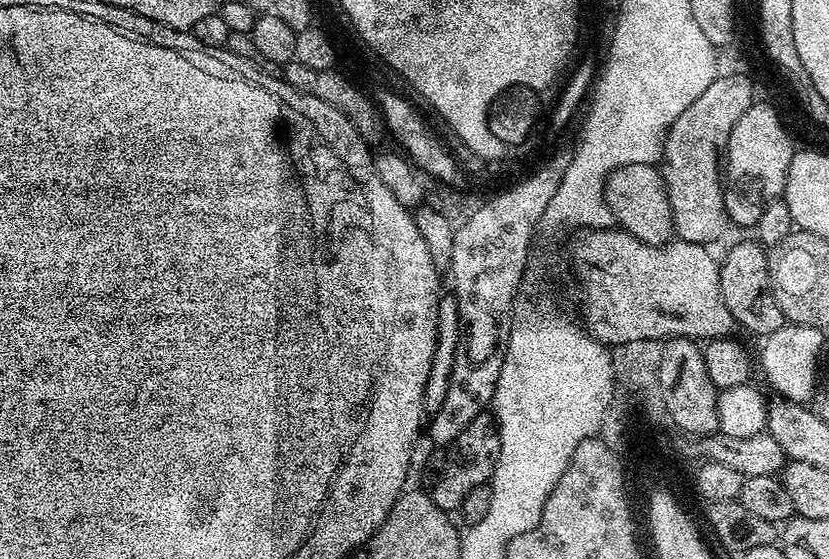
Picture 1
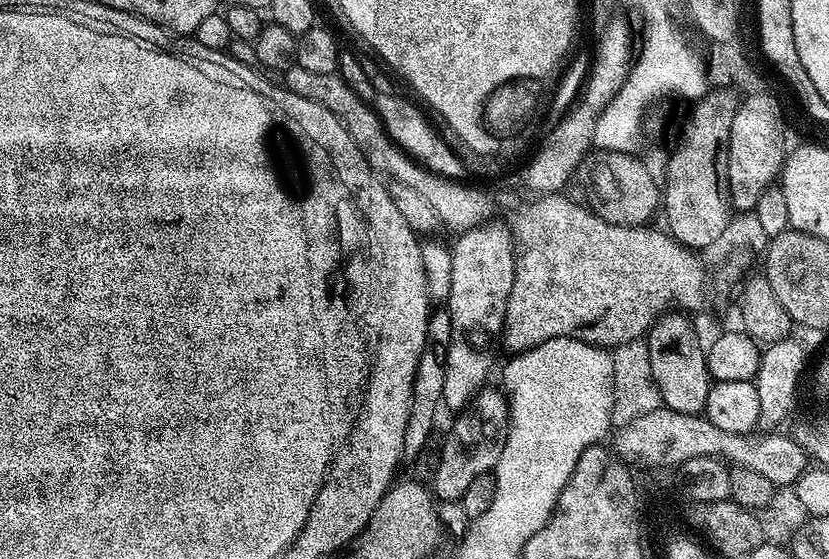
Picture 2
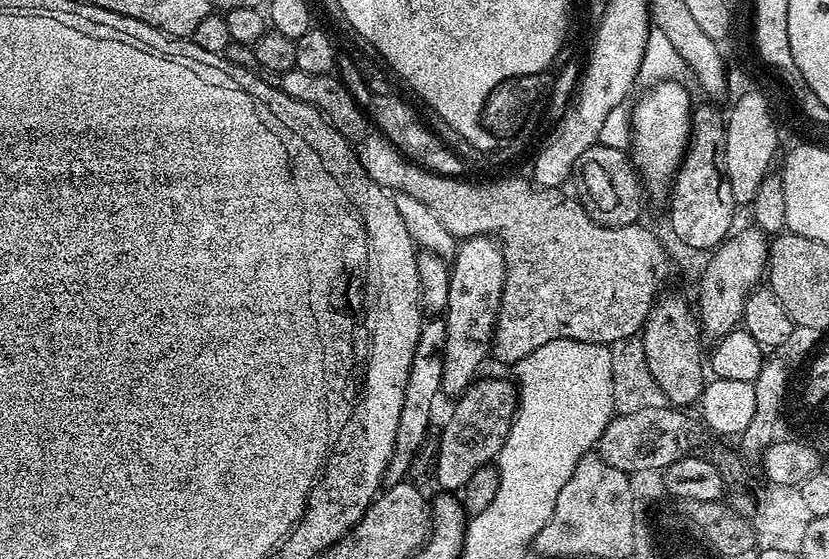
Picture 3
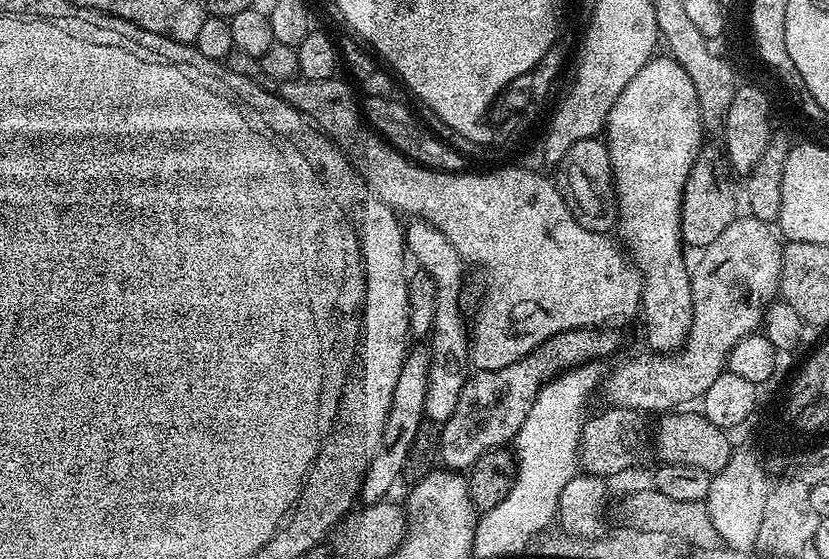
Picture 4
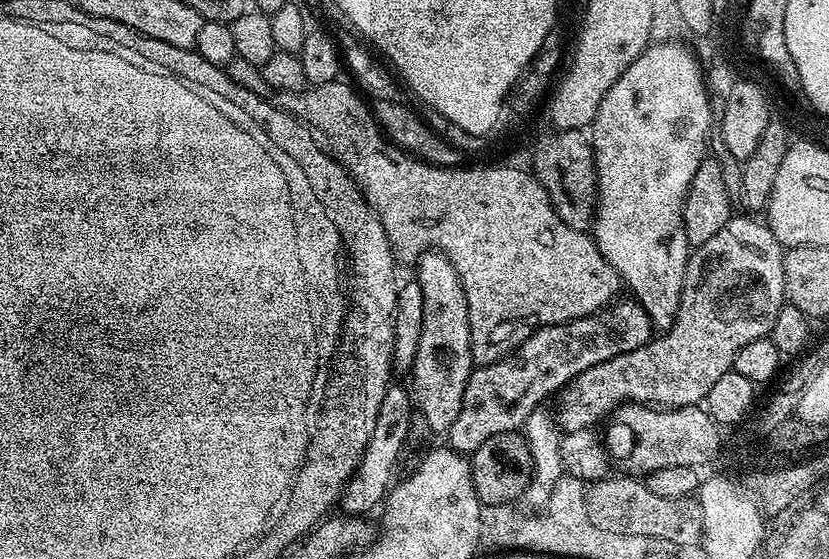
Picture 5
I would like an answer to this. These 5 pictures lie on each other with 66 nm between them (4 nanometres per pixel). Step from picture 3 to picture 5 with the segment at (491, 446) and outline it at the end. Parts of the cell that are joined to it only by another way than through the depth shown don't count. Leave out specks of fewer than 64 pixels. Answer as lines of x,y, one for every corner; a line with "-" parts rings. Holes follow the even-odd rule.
635,298
617,299
603,314
583,316
565,324
537,328
522,346
498,362
473,367
468,389
462,394
462,410
446,433
447,443
461,454
471,454
494,434
523,429
530,414
551,392
559,393
582,370
598,366
618,354
638,350
653,339
654,329
646,310

